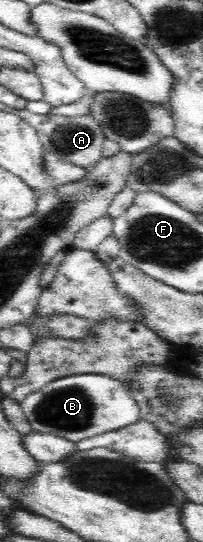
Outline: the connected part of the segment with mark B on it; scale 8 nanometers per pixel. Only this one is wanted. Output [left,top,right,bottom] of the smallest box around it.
[18,374,139,442]

